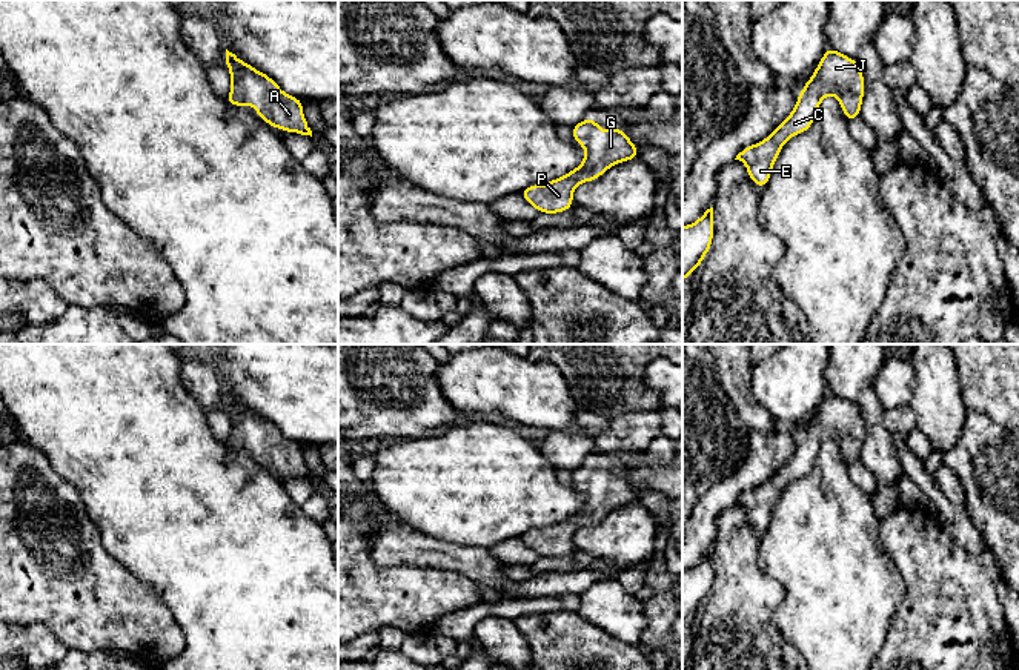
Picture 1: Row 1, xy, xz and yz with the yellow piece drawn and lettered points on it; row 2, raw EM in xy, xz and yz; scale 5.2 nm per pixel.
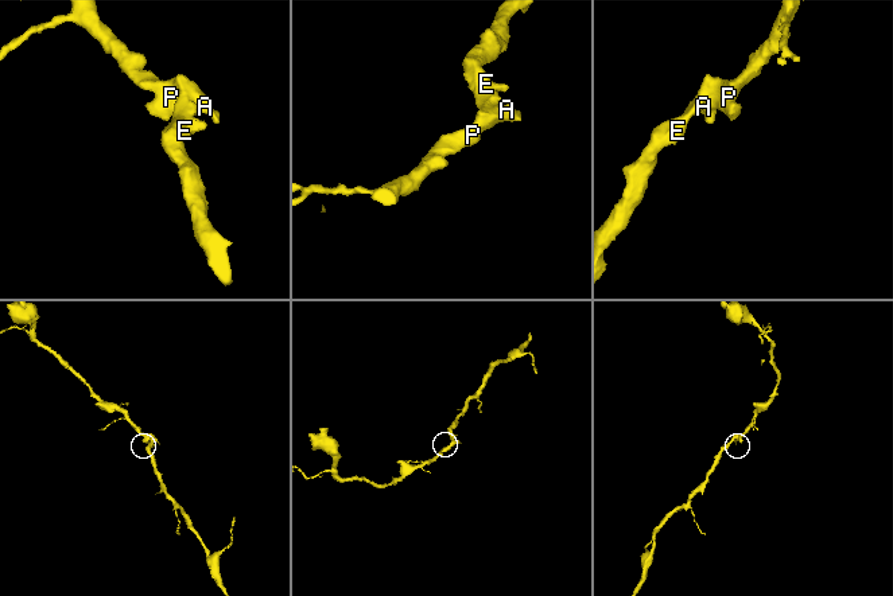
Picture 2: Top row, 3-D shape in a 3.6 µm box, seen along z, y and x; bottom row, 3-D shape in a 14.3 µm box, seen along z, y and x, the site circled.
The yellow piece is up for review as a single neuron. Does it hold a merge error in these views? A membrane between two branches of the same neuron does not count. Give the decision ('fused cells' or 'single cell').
single cell

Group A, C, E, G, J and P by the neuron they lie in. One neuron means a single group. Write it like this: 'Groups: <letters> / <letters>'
Groups: A C E G J P

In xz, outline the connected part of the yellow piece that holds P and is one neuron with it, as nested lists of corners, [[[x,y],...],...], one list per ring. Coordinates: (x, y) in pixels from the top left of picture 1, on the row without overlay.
[[[589,461],[572,470],[573,486],[586,493],[583,507],[561,522],[546,529],[530,529],[519,539],[539,558],[559,558],[573,552],[573,533],[598,524],[612,510],[639,502],[639,493],[621,472],[601,475],[595,463]]]

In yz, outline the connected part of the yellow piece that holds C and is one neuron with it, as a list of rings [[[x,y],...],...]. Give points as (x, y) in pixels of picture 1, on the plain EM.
[[[827,390],[810,424],[796,441],[796,452],[764,484],[745,490],[735,504],[747,510],[747,518],[758,532],[764,533],[772,521],[773,509],[788,483],[808,475],[821,446],[836,439],[848,466],[859,463],[865,426],[856,404]]]

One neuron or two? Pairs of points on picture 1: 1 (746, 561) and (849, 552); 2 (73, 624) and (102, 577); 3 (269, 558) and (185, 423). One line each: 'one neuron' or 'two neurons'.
1: two neurons
2: one neuron
3: one neuron

